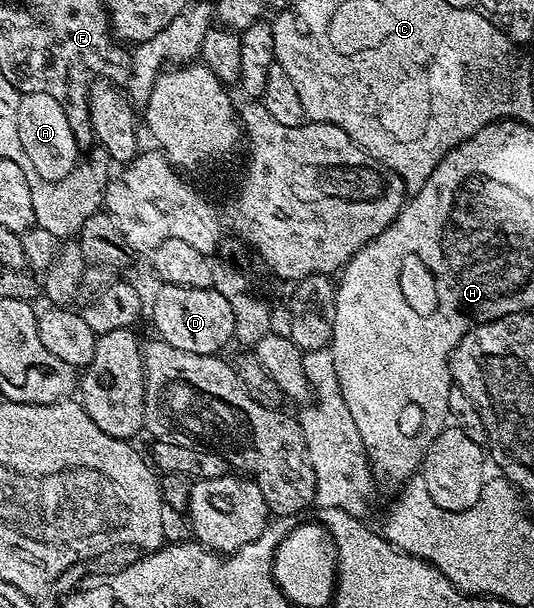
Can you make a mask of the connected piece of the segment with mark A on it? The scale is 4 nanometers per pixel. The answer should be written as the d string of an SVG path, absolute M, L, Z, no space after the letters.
M26 93L21 96L18 103L18 139L22 139L22 151L26 151L31 172L44 180L60 181L78 165L78 146L74 131L70 131L70 119L66 119L66 111L62 111L58 99L50 95Z

